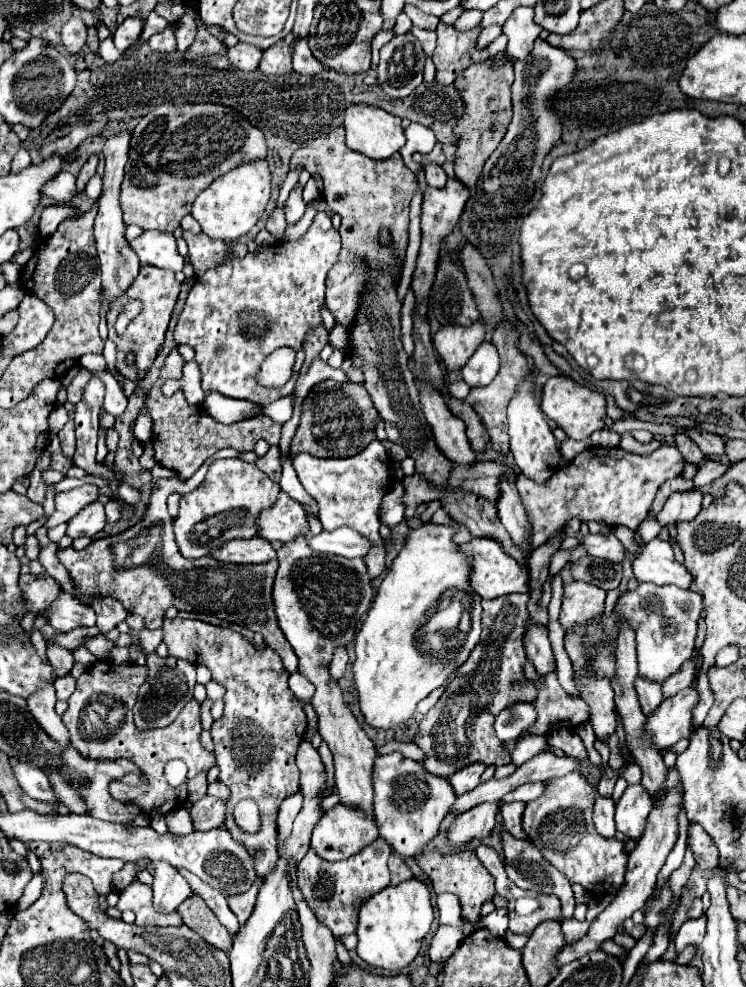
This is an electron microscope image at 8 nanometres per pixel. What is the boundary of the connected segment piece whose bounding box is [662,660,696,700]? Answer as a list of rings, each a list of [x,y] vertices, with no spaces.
[[[688,660],[688,662],[684,662],[684,664],[682,664],[680,672],[676,672],[676,674],[668,676],[668,680],[664,680],[664,684],[662,684],[664,700],[666,700],[668,696],[676,696],[676,692],[680,692],[680,690],[684,690],[684,688],[688,688],[688,686],[692,684],[694,668],[696,668],[694,660]]]

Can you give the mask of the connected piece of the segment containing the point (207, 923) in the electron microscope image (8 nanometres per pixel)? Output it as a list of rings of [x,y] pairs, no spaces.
[[[200,896],[184,900],[184,904],[180,904],[180,916],[188,928],[198,932],[214,948],[220,948],[224,952],[232,948],[232,936],[218,922],[218,918],[212,914],[212,910]]]

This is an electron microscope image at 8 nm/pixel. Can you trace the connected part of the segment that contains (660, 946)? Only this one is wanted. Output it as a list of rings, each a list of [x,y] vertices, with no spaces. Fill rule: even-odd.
[[[664,932],[656,934],[654,944],[650,946],[650,950],[648,950],[646,958],[640,962],[640,966],[642,966],[642,964],[648,964],[648,962],[656,962],[658,958],[662,958],[662,954],[666,952],[666,948],[668,948],[668,934],[664,934]]]

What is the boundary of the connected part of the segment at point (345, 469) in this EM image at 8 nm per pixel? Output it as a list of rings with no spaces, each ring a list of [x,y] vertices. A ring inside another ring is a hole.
[[[374,440],[364,448],[364,452],[350,456],[350,458],[316,458],[310,454],[298,454],[292,458],[294,470],[306,488],[306,492],[316,500],[320,510],[320,522],[324,530],[332,532],[338,526],[348,526],[368,538],[372,542],[370,552],[364,556],[364,562],[368,566],[370,580],[378,578],[386,572],[386,550],[384,540],[380,538],[380,504],[384,494],[388,492],[392,484],[392,470],[390,470],[390,458],[384,450],[384,446]]]

